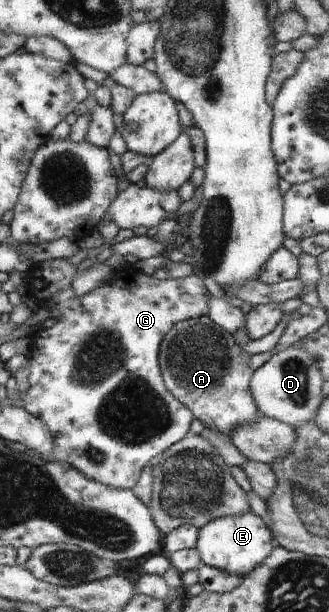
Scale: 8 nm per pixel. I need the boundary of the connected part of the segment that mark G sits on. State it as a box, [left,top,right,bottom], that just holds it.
[23,258,207,490]

